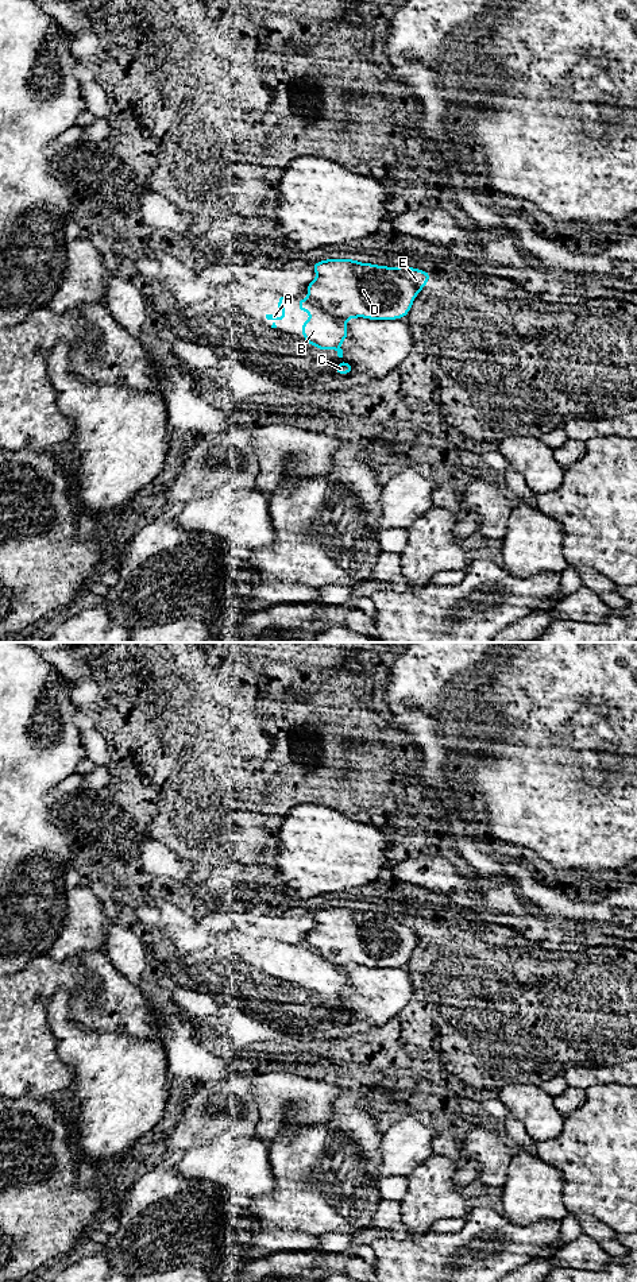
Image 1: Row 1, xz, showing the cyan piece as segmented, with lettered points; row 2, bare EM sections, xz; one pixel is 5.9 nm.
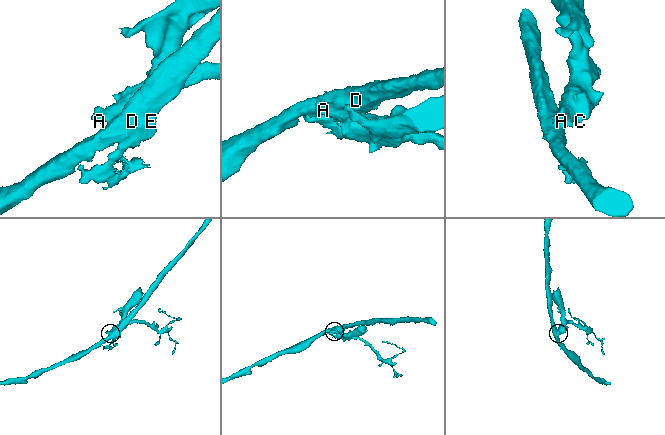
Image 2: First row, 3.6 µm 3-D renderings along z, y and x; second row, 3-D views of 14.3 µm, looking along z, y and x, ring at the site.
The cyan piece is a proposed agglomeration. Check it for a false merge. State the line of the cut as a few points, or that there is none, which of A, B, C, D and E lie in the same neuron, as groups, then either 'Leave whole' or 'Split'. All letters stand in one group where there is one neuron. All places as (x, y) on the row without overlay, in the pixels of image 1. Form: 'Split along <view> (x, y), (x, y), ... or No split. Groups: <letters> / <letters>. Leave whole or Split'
Split along xz (311, 946), (344, 968). Groups: A B C / D E. Split

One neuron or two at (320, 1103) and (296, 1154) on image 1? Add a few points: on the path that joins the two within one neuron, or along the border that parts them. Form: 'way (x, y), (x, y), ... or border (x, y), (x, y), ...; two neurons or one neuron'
border (335, 1111), (329, 1120), (321, 1123), (285, 1123); two neurons

